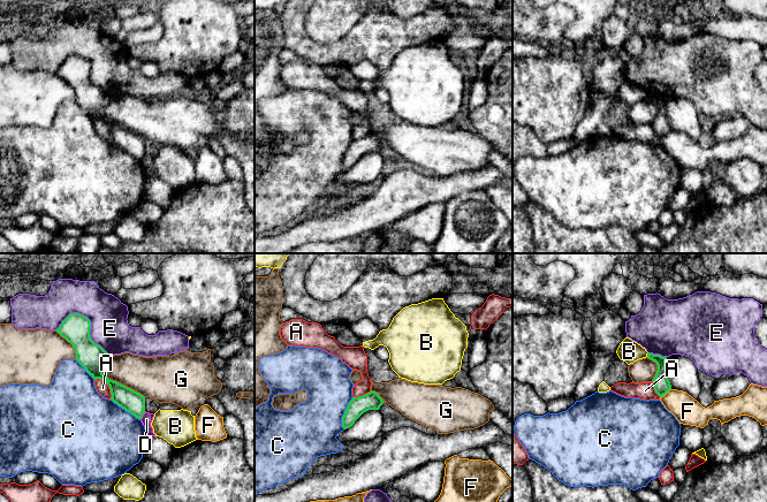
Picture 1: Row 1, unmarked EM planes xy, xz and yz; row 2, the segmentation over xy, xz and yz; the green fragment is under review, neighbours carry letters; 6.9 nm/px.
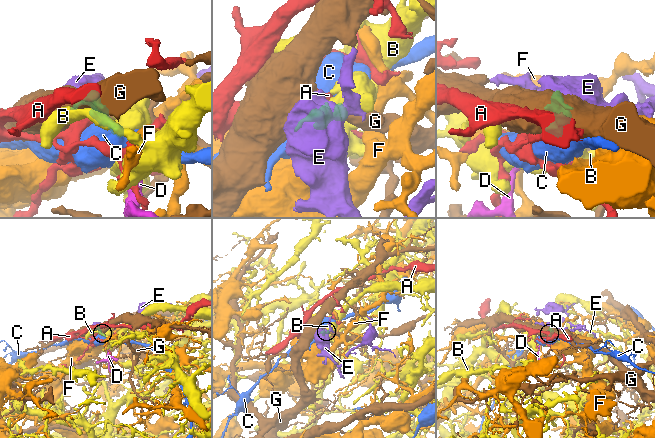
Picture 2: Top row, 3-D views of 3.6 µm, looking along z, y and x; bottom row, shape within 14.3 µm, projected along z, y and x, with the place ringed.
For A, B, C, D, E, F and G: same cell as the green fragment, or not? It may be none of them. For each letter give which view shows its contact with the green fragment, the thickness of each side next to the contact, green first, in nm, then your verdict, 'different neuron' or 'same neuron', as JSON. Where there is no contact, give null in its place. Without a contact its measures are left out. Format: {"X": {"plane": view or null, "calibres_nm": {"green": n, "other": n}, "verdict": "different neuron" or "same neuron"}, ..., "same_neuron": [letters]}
{"A": {"plane": "xy", "calibres_nm": {"green": 190, "other": 90}, "verdict": "different neuron"}, "B": {"plane": "yz", "calibres_nm": {"green": 120, "other": 160}, "verdict": "different neuron"}, "C": {"plane": "xz", "calibres_nm": {"green": 130, "other": 360}, "verdict": "different neuron"}, "D": {"plane": "xy", "calibres_nm": {"green": 150, "other": 80}, "verdict": "different neuron"}, "E": {"plane": "xy", "calibres_nm": {"green": 200, "other": 260}, "verdict": "different neuron"}, "F": {"plane": "yz", "calibres_nm": {"green": 120, "other": 190}, "verdict": "different neuron"}, "G": {"plane": "xy", "calibres_nm": {"green": 190, "other": 280}, "verdict": "different neuron"}, "same_neuron": []}

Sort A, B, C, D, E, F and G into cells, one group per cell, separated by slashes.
A / B / C / D / E / F / G

